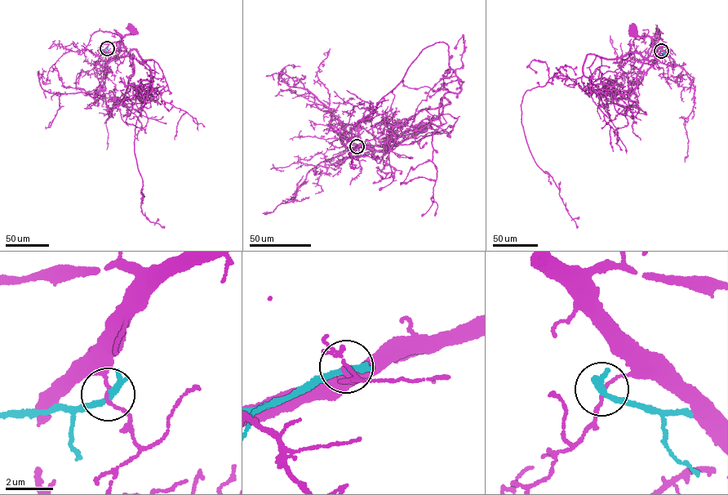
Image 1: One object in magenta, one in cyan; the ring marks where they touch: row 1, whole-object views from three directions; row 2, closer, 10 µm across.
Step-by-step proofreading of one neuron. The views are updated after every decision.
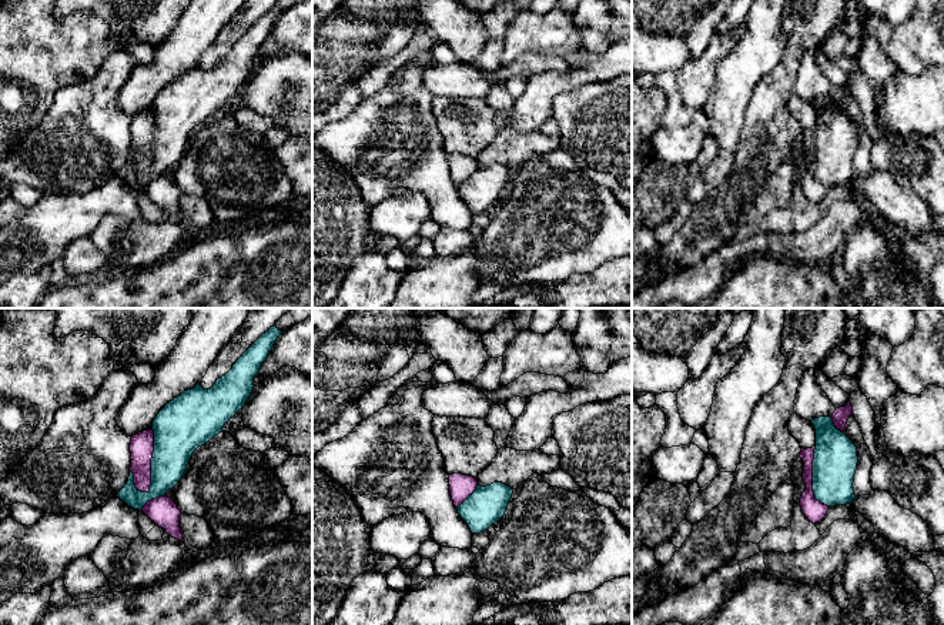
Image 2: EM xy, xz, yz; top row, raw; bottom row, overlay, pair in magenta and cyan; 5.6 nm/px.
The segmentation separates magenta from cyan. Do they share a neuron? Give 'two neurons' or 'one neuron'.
two neurons

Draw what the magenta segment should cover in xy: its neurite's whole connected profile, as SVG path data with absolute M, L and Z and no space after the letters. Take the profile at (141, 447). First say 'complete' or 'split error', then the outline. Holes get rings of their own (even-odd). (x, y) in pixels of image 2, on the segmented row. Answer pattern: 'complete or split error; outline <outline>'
complete; outline M147 430L131 437L130 442L134 485L141 492L148 492L151 485L151 458L154 452L154 431Z

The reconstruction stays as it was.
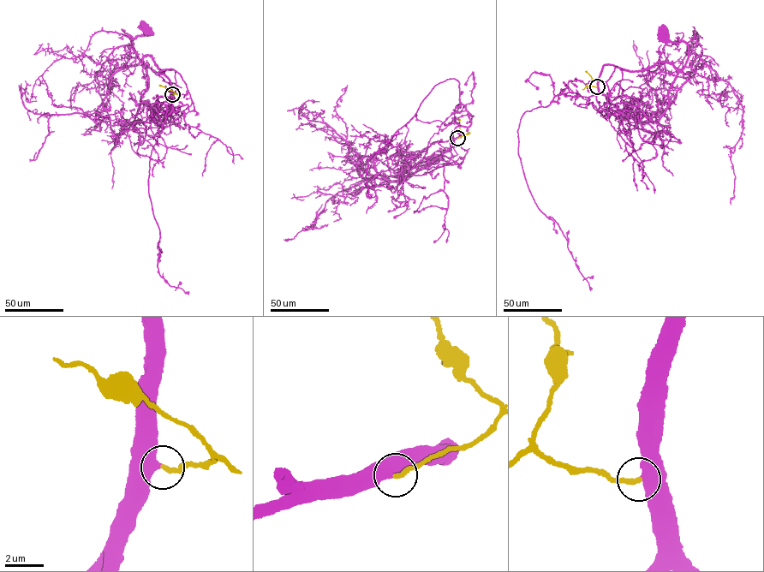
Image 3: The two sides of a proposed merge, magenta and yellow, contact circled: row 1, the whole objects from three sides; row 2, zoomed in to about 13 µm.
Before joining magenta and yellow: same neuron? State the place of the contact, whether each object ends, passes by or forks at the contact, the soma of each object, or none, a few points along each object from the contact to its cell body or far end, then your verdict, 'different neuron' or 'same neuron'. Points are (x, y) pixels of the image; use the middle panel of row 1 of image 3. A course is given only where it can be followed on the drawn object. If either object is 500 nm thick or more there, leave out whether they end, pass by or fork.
place (457, 138); soma magenta (432, 159); soma yellow none; course magenta (457, 138), (461, 135), (453, 131), (453, 145), (425, 168), (399, 179), (406, 167), (417, 167), (432, 159); course yellow (457, 138), (463, 134), (461, 132), (459, 118); same neuron

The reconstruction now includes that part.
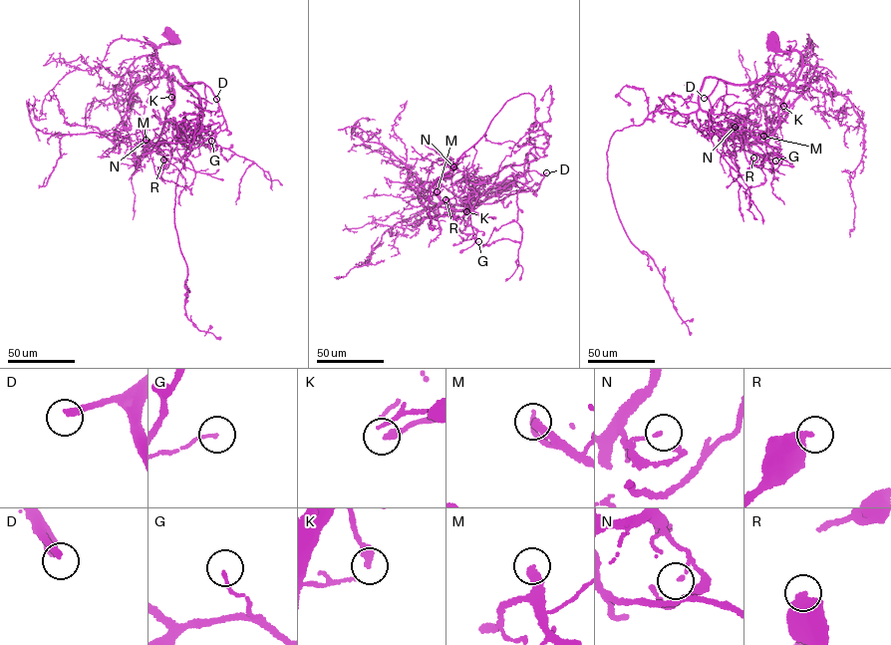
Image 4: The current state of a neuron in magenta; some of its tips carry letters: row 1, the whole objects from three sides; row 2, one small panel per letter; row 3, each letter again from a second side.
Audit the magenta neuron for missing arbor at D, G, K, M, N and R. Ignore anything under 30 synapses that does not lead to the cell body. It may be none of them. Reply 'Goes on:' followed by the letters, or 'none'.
Goes on: D, M, R

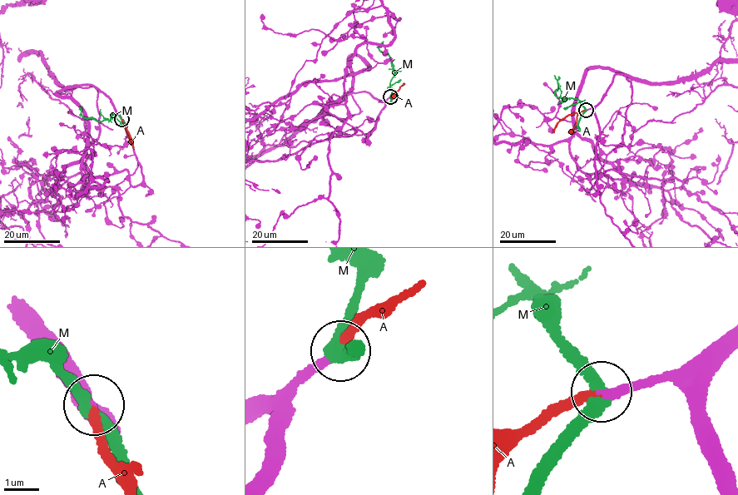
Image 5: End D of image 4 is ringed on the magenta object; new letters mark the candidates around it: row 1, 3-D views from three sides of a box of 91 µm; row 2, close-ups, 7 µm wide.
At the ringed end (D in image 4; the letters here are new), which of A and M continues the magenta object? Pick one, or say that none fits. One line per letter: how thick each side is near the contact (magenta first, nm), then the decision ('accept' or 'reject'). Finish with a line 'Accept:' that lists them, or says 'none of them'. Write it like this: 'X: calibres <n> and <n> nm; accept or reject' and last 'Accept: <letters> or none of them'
A: calibres 260 and 220 nm; accept
M: calibres 280 and 320 nm; reject
Accept: A

